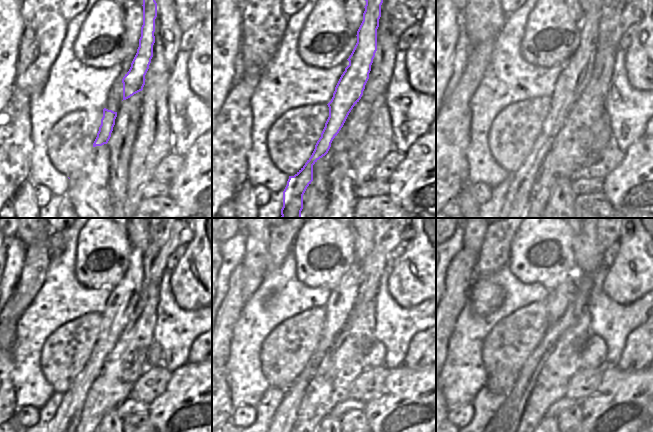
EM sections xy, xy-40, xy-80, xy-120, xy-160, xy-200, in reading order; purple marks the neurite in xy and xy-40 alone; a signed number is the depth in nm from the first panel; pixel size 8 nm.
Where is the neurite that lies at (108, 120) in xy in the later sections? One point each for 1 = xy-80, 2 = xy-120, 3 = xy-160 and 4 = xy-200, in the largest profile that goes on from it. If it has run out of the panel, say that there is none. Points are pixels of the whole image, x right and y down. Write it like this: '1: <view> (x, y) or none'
1: xy-80 (577, 71)
2: xy-120 (124, 297)
3: xy-160 (343, 298)
4: xy-200 (561, 303)

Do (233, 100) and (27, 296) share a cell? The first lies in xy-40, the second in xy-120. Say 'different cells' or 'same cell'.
same cell

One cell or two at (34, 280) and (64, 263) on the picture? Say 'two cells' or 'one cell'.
two cells

